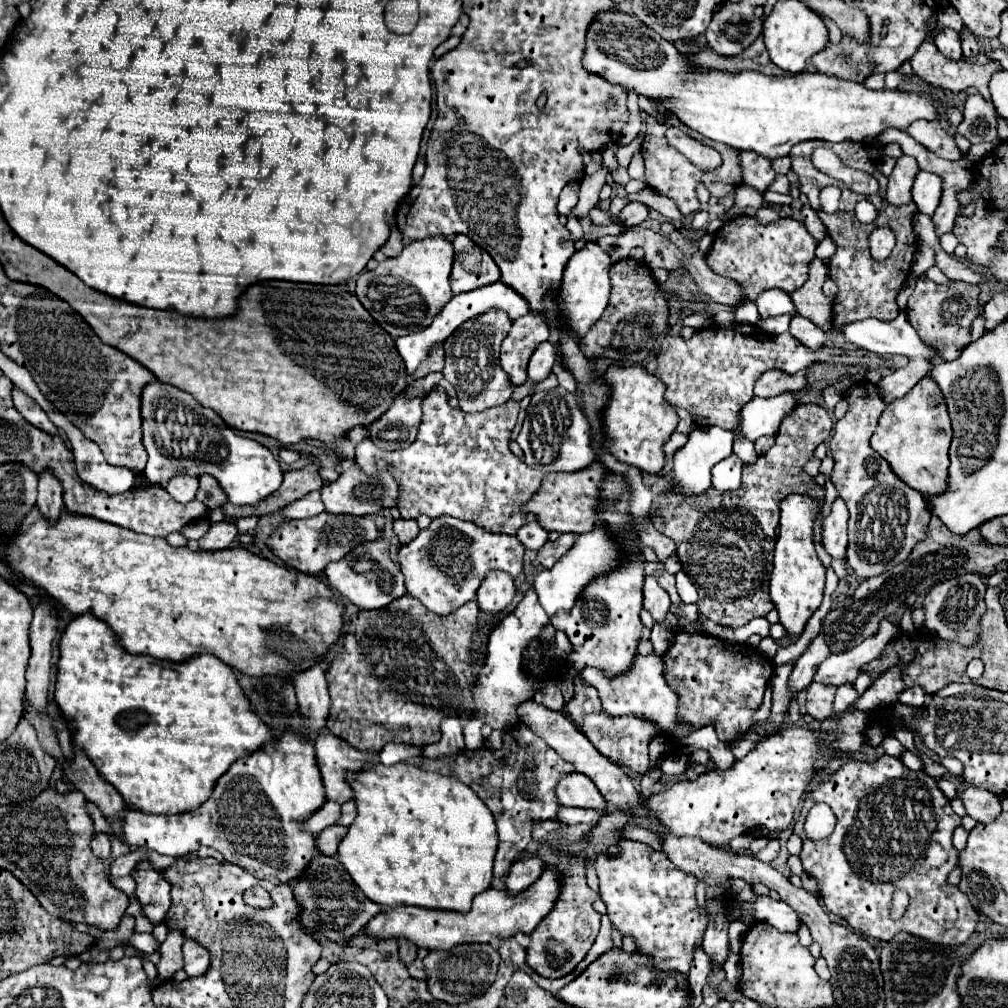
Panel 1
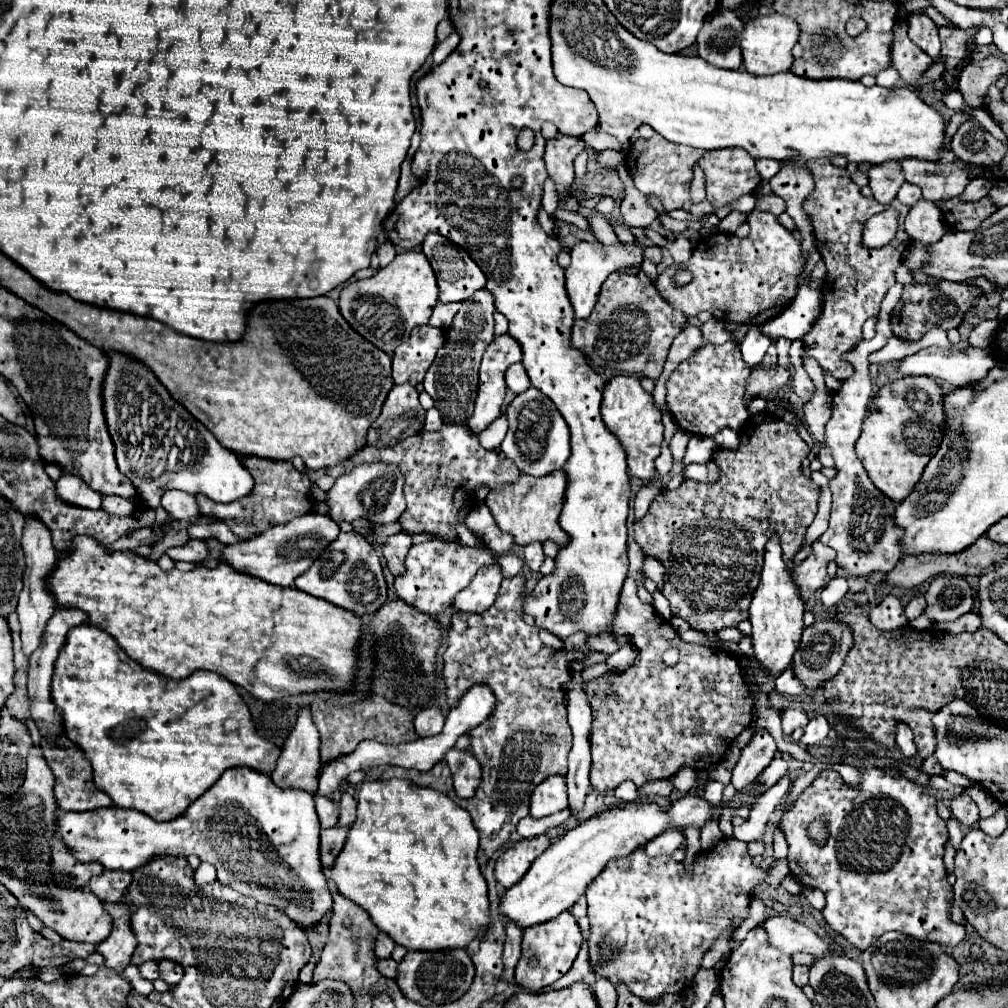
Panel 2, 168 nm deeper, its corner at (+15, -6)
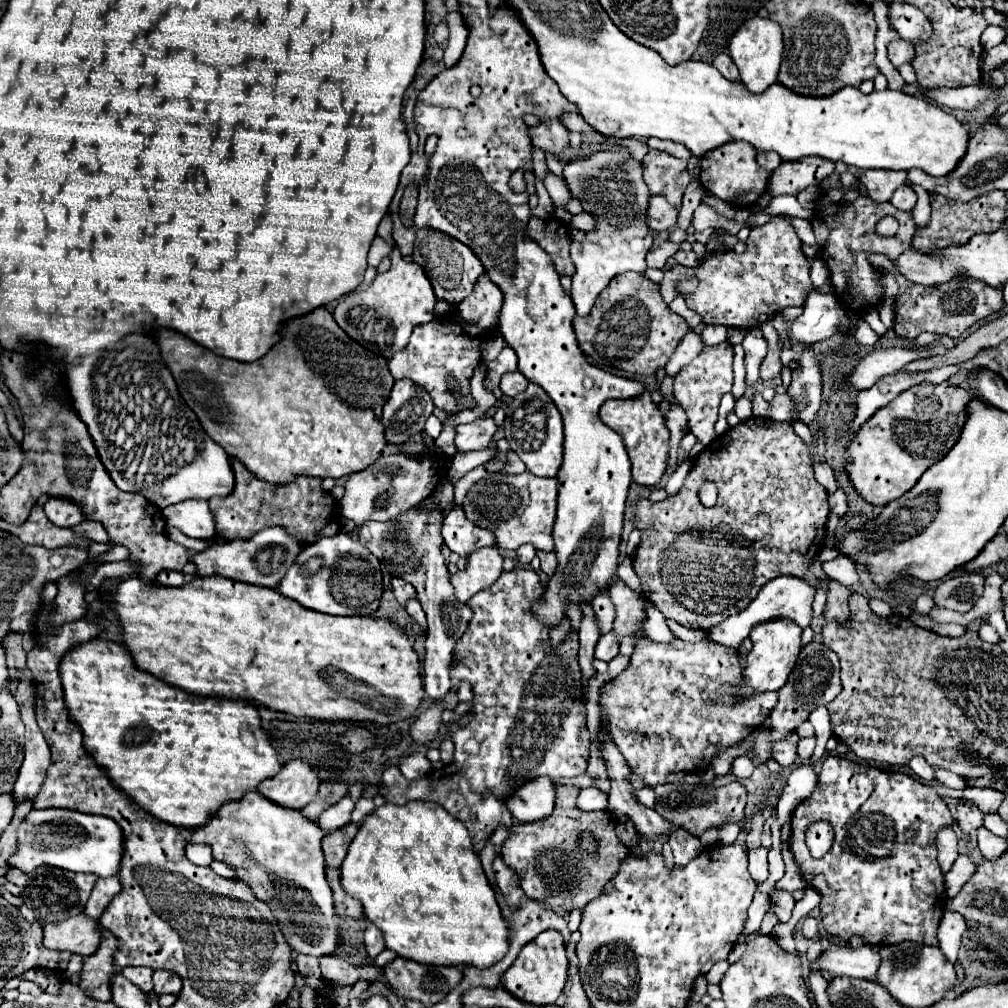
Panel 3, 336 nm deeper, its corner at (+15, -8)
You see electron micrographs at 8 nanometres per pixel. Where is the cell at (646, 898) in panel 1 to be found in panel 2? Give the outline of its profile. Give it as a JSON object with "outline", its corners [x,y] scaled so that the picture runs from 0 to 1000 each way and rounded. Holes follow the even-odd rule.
{"outline":[[[716,831],[706,843],[696,845],[685,865],[679,863],[677,855],[669,855],[665,849],[645,851],[637,841],[623,851],[603,855],[599,867],[593,867],[581,883],[585,911],[585,956],[605,974],[621,974],[625,984],[637,992],[649,992],[661,984],[677,986],[687,978],[687,966],[708,933],[726,915],[728,919],[734,919],[734,915],[742,909],[742,897],[748,881],[754,875],[772,879],[780,867],[784,867],[782,853],[768,855],[764,865],[758,867],[756,861],[746,857],[746,851],[740,845],[740,835],[730,831]]]}

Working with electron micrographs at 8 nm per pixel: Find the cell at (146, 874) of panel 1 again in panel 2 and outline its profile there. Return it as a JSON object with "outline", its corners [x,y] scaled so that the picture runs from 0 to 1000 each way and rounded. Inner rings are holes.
{"outline":[[[121,893],[117,895],[105,895],[103,897],[107,907],[111,909],[111,915],[113,915],[113,921],[111,921],[111,927],[95,938],[95,942],[105,950],[105,958],[113,960],[113,962],[123,962],[129,952],[131,952],[131,946],[137,938],[137,933],[135,933],[135,927],[131,923],[131,899]]]}

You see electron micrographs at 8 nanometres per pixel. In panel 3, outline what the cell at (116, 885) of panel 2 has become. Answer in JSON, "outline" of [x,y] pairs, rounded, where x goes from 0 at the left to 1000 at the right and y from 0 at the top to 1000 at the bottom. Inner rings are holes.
{"outline":[[[117,869],[111,871],[97,871],[95,881],[91,883],[91,889],[87,891],[87,897],[83,901],[83,907],[97,913],[99,905],[109,897],[109,893],[119,885],[119,873]]]}

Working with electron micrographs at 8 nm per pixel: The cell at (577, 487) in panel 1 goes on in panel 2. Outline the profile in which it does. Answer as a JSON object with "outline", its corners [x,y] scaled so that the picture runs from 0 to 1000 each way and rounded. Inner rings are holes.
{"outline":[[[552,466],[544,472],[538,474],[528,474],[528,472],[516,472],[512,480],[508,482],[498,482],[496,486],[488,486],[482,494],[482,502],[486,504],[488,512],[492,514],[492,520],[498,528],[504,528],[510,532],[510,538],[516,542],[528,540],[528,538],[540,538],[548,536],[554,542],[562,542],[565,538],[563,530],[556,524],[556,508],[560,500],[560,490],[562,490],[563,474],[560,466]]]}

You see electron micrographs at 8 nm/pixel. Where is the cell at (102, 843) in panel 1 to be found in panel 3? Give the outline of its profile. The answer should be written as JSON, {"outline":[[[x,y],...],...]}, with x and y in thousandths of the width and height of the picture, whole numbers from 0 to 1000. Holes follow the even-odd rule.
{"outline":[[[10,861],[6,871],[22,883],[24,897],[36,907],[36,913],[42,917],[60,915],[83,905],[83,897],[97,873],[97,869],[91,869],[91,867],[75,867],[60,861],[38,861],[32,867],[16,865],[16,861]]]}

